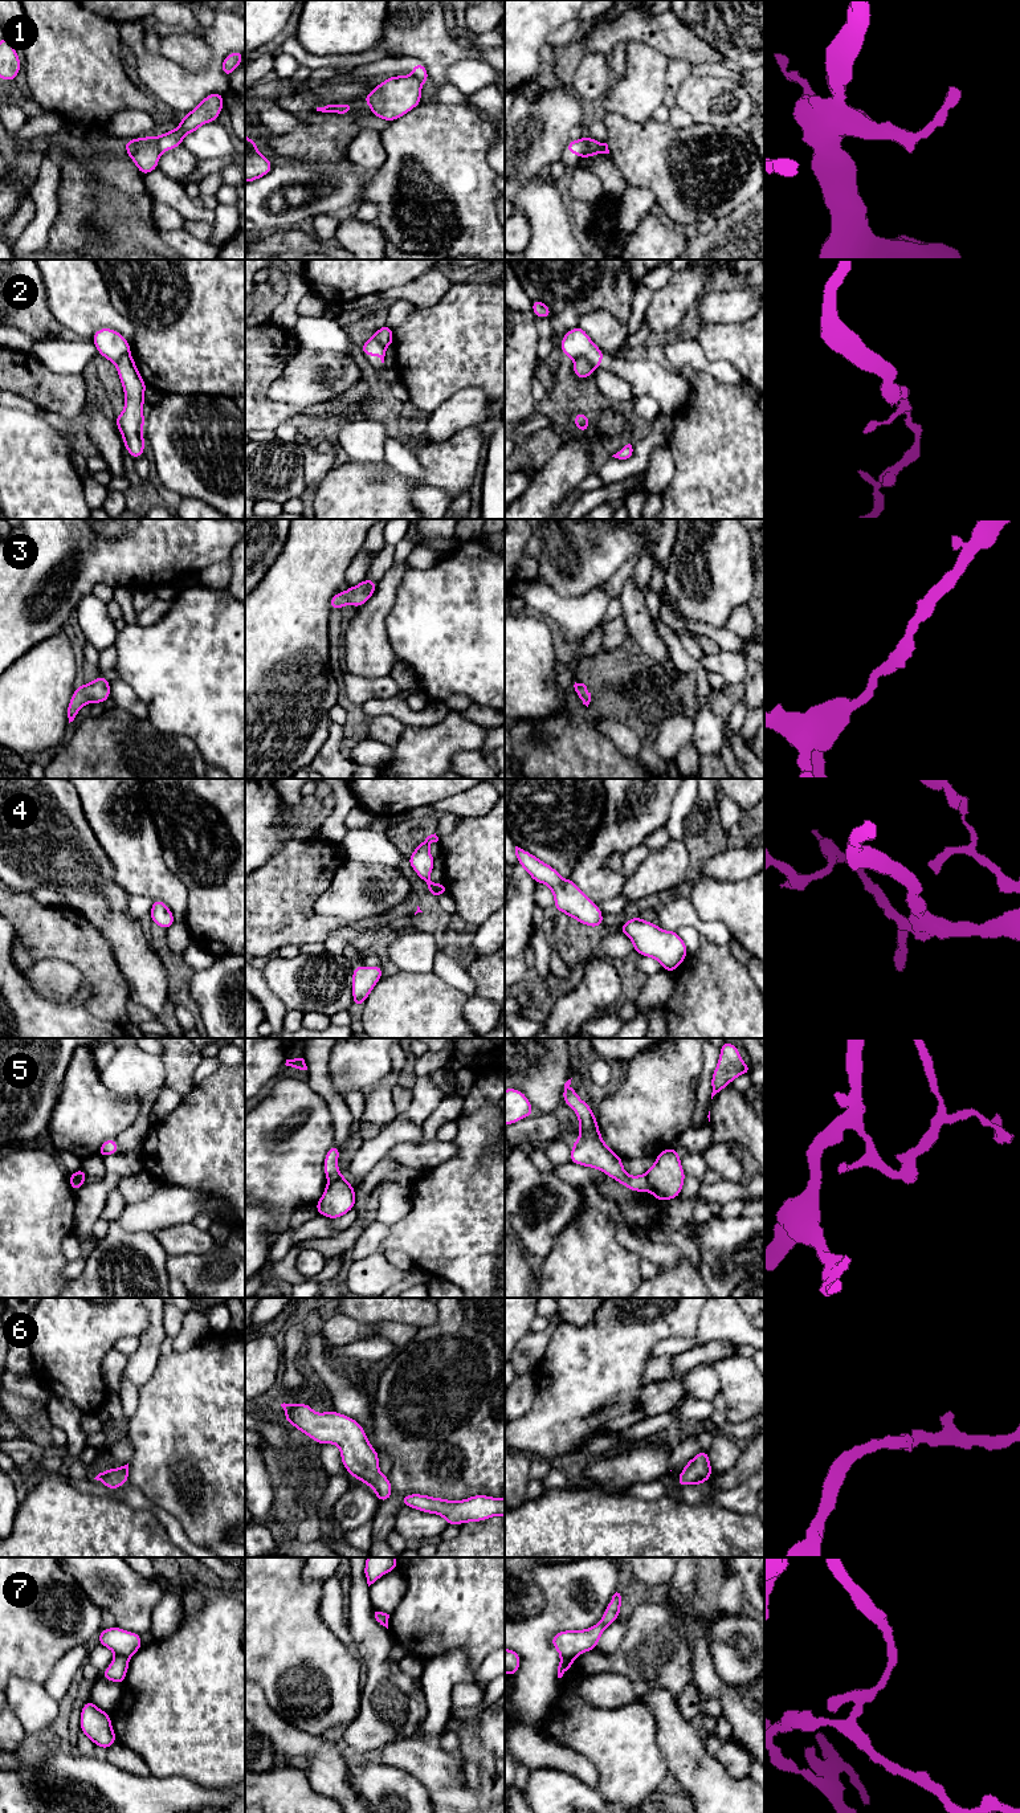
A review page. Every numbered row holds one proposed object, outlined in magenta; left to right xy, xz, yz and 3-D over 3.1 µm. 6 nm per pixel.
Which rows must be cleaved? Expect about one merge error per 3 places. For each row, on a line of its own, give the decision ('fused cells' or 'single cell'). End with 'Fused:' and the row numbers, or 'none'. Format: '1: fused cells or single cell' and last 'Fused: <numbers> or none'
1: fused cells
2: fused cells
3: single cell
4: single cell
5: fused cells
6: single cell
7: fused cells
Fused: 1, 2, 5, 7

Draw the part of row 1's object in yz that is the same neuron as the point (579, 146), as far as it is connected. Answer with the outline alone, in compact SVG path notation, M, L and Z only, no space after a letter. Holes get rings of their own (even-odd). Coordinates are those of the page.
M584 135L579 140L570 140L566 148L570 155L576 152L578 156L582 158L584 155L586 148L587 148L588 140L589 140L589 136Z

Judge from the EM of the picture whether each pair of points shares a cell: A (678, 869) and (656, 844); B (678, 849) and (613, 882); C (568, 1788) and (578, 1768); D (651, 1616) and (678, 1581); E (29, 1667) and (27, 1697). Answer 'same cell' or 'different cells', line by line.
A: different cells
B: different cells
C: different cells
D: different cells
E: different cells

